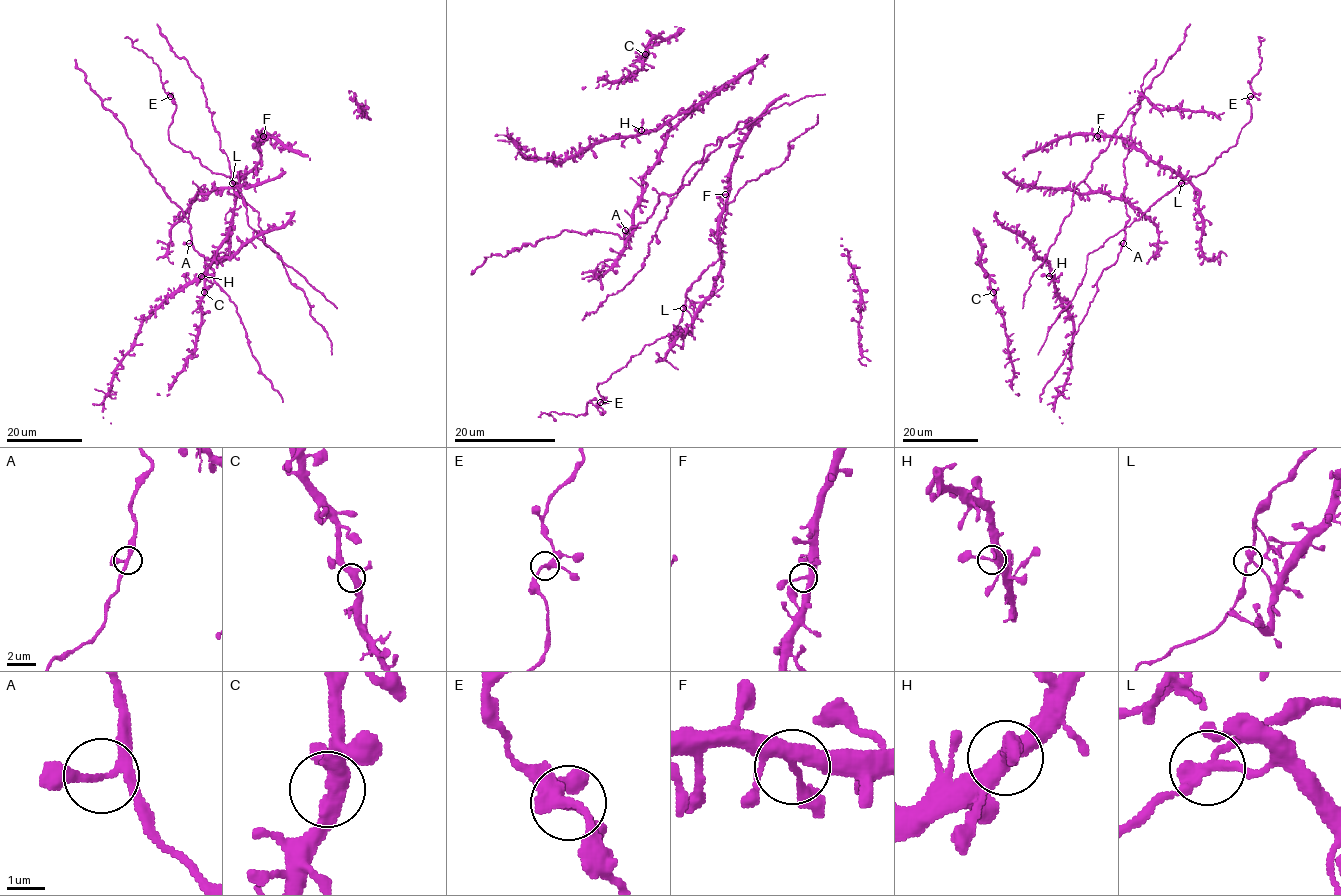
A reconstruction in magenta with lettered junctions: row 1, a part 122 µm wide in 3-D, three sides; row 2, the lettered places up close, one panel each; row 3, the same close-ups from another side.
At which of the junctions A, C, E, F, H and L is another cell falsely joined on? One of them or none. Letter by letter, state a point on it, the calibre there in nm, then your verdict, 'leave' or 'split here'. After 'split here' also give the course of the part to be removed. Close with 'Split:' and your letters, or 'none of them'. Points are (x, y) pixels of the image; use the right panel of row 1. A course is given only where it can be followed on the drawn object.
A: place (1123, 243); calibre 190 nm; leave
C: place (993, 292); calibre 400 nm; leave
E: place (1250, 96); calibre 280 nm; leave
F: place (1097, 136); calibre 280 nm; leave
H: place (1049, 276); calibre 340 nm; leave
L: place (1181, 183); calibre 260 nm; leave
Split: none of them

